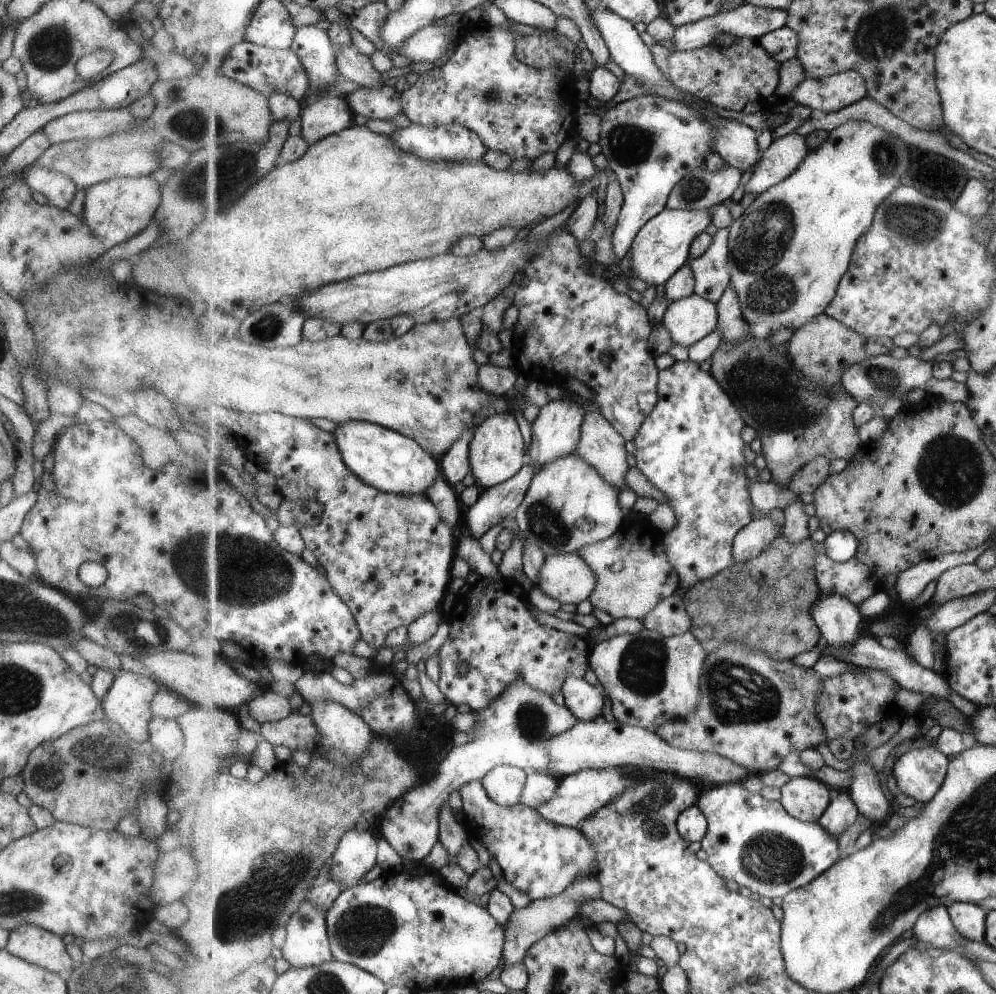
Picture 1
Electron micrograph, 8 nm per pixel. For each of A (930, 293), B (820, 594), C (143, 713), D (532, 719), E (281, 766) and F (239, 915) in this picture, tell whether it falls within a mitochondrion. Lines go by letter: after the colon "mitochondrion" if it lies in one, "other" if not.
A: other
B: other
C: other
D: mitochondrion
E: other
F: mitochondrion

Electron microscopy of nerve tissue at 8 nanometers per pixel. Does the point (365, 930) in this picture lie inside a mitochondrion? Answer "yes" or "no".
yes

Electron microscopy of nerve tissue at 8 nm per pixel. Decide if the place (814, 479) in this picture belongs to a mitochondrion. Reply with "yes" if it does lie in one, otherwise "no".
no

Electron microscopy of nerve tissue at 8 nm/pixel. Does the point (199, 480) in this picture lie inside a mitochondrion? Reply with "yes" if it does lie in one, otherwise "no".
no

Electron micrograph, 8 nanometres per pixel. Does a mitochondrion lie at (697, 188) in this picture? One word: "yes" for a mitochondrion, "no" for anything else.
yes

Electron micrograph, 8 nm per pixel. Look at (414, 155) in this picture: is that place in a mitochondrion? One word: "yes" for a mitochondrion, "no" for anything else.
no

